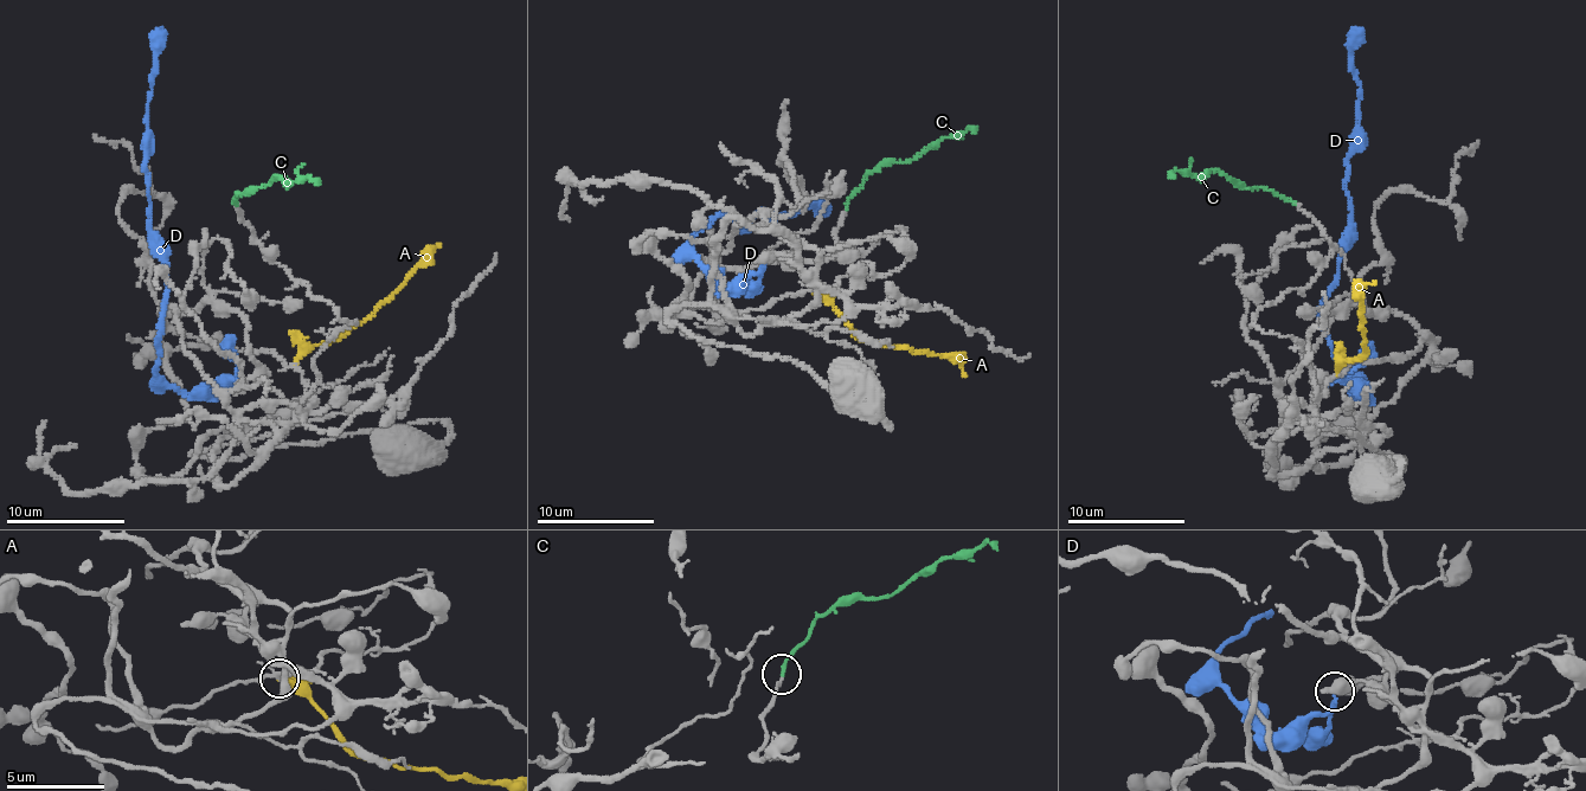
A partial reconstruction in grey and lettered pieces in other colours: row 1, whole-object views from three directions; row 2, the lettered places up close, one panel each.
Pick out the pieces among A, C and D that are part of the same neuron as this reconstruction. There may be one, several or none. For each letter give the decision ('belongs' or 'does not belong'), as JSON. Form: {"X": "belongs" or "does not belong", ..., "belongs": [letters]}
{"A": "does not belong", "C": "belongs", "D": "does not belong", "belongs": ["C"]}

